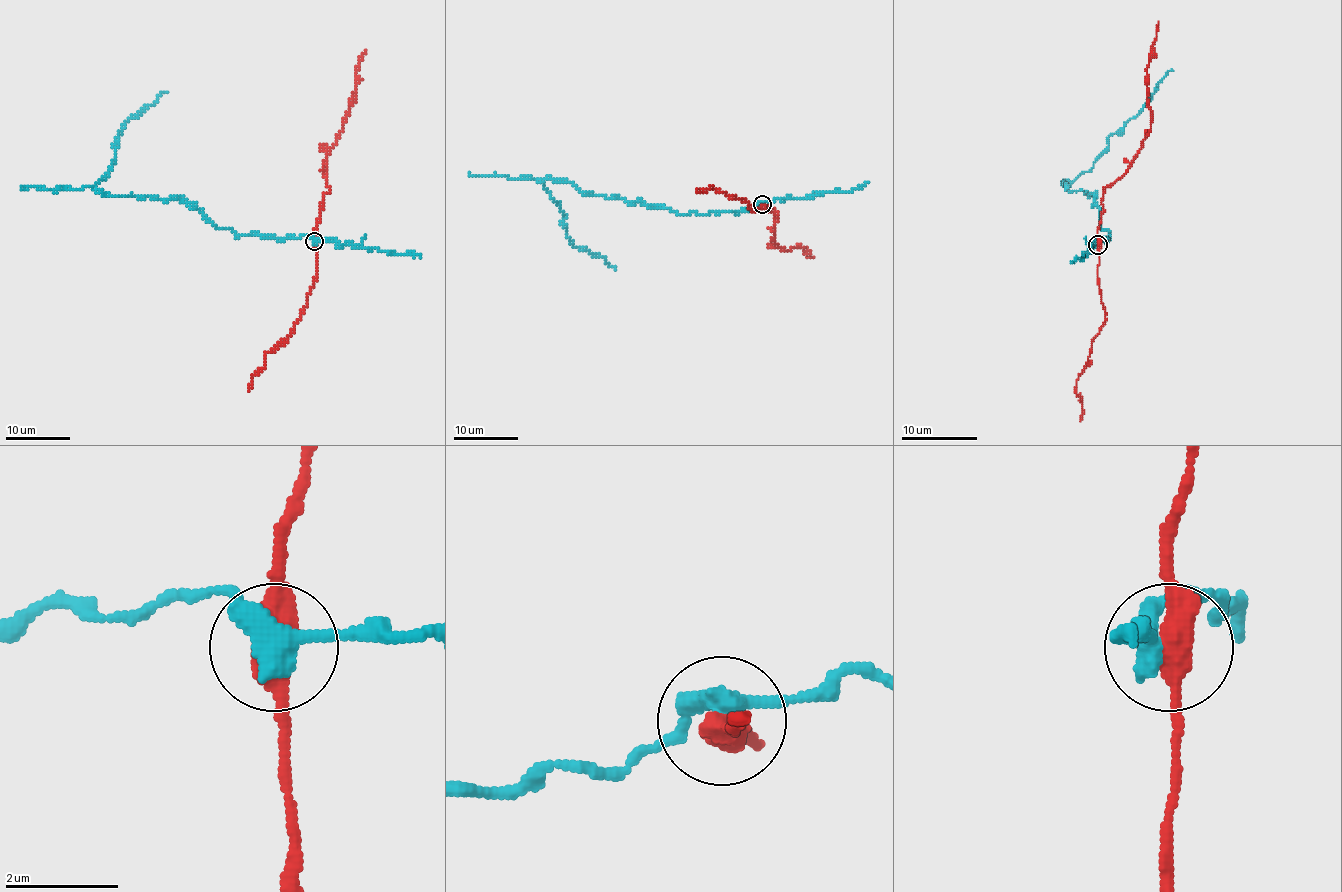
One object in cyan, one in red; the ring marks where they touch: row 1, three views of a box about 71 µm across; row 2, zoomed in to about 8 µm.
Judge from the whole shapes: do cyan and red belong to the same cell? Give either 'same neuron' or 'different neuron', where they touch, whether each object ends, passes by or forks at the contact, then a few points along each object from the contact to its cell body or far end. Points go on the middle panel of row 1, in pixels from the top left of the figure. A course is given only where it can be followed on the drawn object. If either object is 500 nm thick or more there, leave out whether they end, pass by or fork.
different neuron; place (762, 204); cyan passes by; red passes by; course cyan (762, 204), (682, 214), (546, 180), (571, 241), (616, 269); course red (762, 204), (777, 217), (773, 241), (783, 249), (803, 246), (807, 254), (814, 256)

